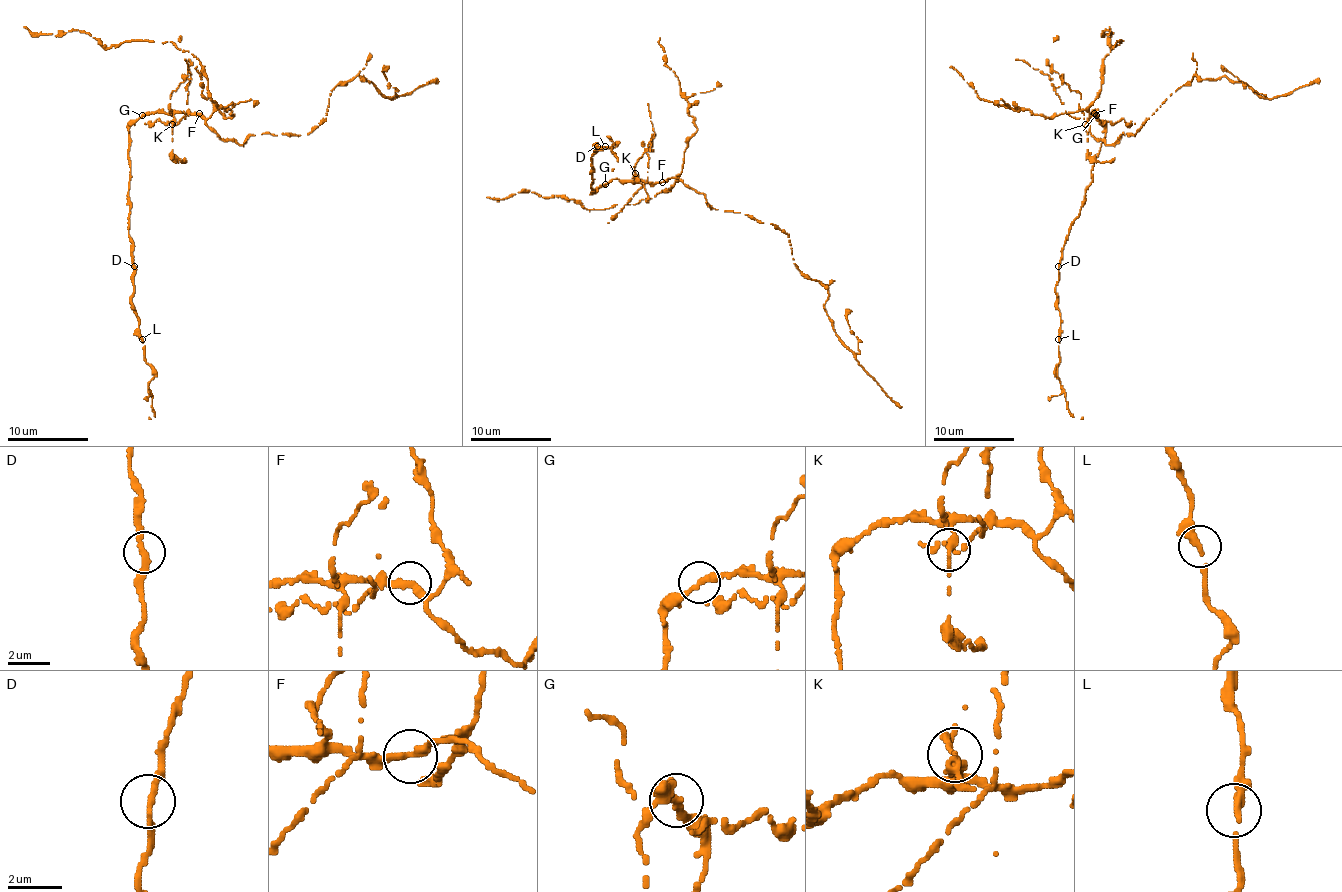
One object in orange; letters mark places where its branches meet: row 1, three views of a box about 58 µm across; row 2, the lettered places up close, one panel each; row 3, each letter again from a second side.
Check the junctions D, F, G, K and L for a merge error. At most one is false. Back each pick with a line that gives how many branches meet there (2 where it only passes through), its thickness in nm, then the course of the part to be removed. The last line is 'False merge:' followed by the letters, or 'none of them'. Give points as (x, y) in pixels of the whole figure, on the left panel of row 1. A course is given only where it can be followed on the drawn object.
K: 2 branches meet; 280 nm thick; foreign part runs (173, 123), (170, 95), (185, 81), (185, 117), (175, 125), (156, 119), (144, 123)
False merge: K

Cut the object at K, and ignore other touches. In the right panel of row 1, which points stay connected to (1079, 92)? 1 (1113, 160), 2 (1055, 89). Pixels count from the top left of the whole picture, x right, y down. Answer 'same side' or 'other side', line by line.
1: same side
2: same side

